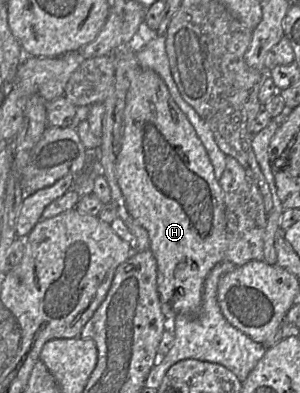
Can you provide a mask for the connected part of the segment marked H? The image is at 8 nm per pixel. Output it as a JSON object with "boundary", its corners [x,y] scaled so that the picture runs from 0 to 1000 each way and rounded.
{"boundary":[[[463,173],[440,201],[417,249],[410,290],[410,341],[397,389],[387,397],[387,455],[420,517],[430,545],[457,570],[477,578],[500,611],[500,639],[510,644],[523,672],[523,738],[530,746],[540,796],[553,804],[587,799],[630,799],[660,791],[670,766],[677,725],[697,692],[747,662],[753,636],[753,550],[743,489],[713,445],[713,430],[693,389],[663,354],[647,323],[623,295],[573,252],[543,201],[510,178]]]}

